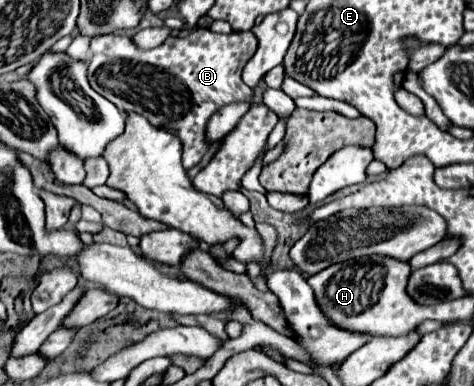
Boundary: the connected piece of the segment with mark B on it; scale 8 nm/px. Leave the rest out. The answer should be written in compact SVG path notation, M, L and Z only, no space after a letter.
M196 28L188 36L170 36L160 46L152 50L138 50L128 36L118 34L100 34L92 36L90 40L90 64L88 64L88 80L90 86L100 94L106 96L114 106L124 112L138 112L146 116L154 126L166 128L178 134L184 146L182 164L186 170L200 164L204 154L210 148L206 138L208 120L222 108L232 102L246 102L254 98L250 86L242 82L242 68L256 52L256 36L252 32L230 32L218 34L210 28Z

